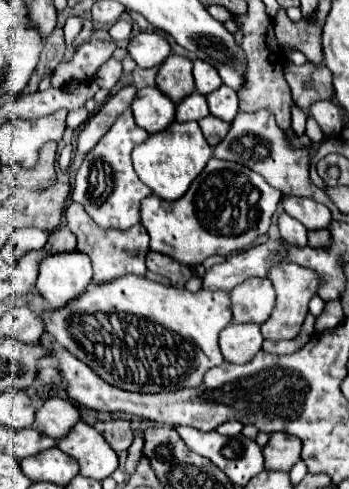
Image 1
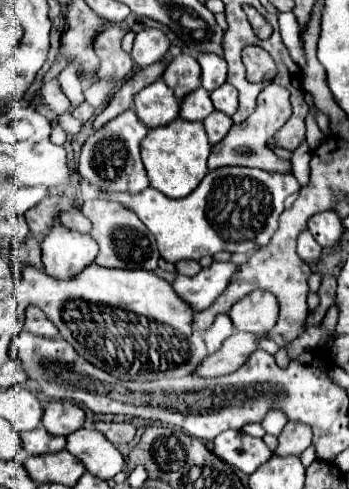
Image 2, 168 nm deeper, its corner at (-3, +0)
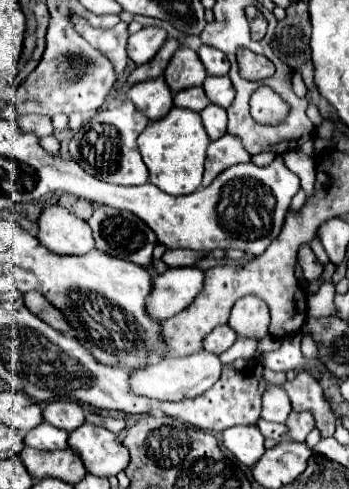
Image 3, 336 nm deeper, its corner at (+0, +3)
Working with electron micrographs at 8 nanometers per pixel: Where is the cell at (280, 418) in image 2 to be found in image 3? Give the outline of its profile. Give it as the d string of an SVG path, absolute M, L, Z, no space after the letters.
M271 385L265 393L263 393L263 409L261 409L261 417L267 421L275 421L275 423L285 423L287 415L291 413L291 403L289 397L285 393L283 387L279 385Z

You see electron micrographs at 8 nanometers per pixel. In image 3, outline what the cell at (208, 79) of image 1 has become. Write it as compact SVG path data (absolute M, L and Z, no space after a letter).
M201 45L197 53L207 69L207 75L227 75L229 73L229 61L223 51L209 47L209 45Z

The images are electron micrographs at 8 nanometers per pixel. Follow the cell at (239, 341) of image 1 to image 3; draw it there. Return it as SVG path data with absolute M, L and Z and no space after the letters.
M199 351L189 357L163 359L159 363L147 365L143 369L131 371L129 387L131 387L131 393L135 393L137 397L149 397L149 399L161 399L161 401L181 401L181 399L197 397L203 391L207 391L209 387L213 387L213 383L221 375L221 367L223 365L217 355L213 355L209 351Z

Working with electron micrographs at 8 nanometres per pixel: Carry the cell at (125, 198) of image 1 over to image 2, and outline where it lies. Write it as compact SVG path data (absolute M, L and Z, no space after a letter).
M126 110L118 118L110 120L100 132L92 134L80 152L78 160L78 172L80 176L90 182L96 190L116 194L116 192L128 192L128 194L140 194L148 188L148 178L144 164L140 160L140 142L146 136L146 126L140 122L134 110Z

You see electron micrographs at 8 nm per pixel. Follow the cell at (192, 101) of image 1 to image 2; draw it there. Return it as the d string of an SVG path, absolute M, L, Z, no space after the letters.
M204 88L190 92L180 104L180 118L182 120L204 120L208 114L214 112L210 94Z

